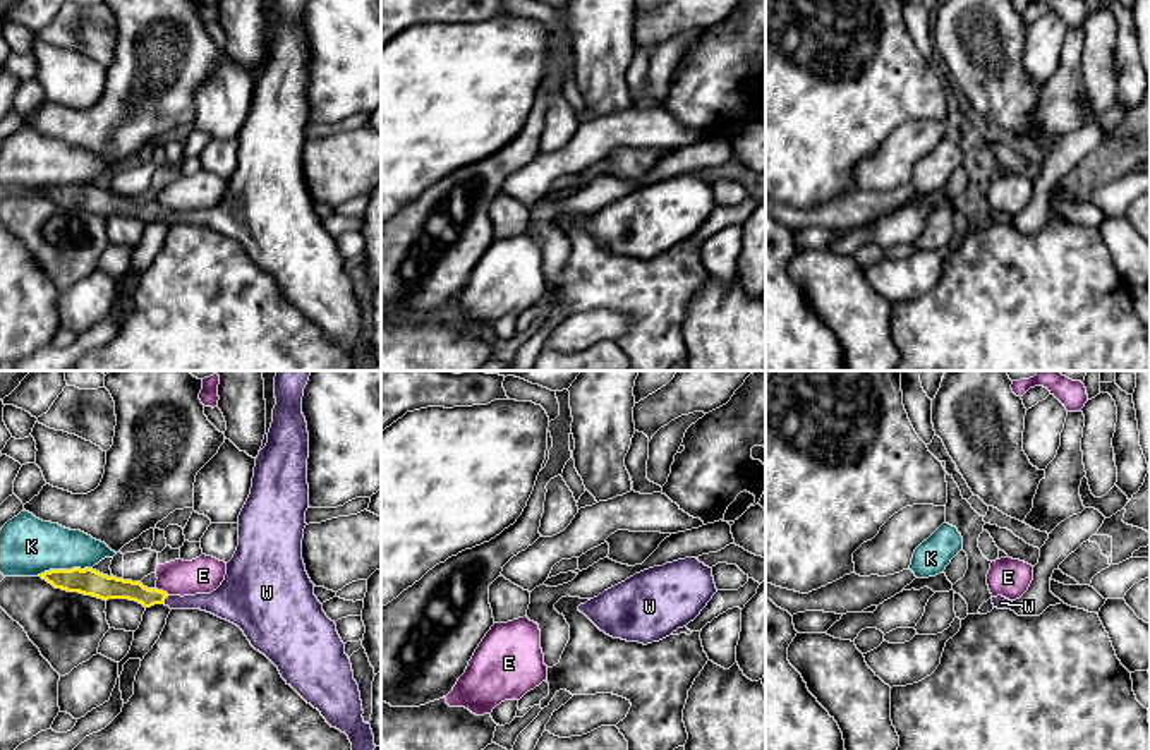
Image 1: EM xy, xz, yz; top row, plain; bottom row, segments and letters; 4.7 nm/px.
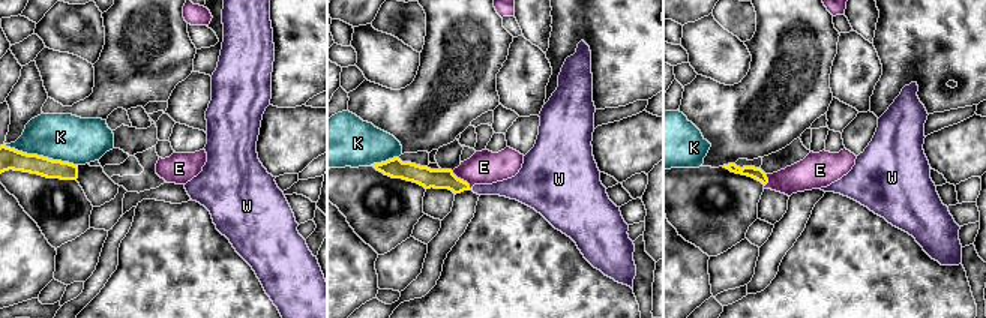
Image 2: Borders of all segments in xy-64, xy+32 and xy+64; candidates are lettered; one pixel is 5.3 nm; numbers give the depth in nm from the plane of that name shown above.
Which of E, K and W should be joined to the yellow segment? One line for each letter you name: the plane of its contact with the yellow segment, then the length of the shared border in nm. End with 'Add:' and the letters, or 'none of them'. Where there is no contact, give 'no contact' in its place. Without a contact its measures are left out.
W: contact in xy; length 50 nm
Add: W

